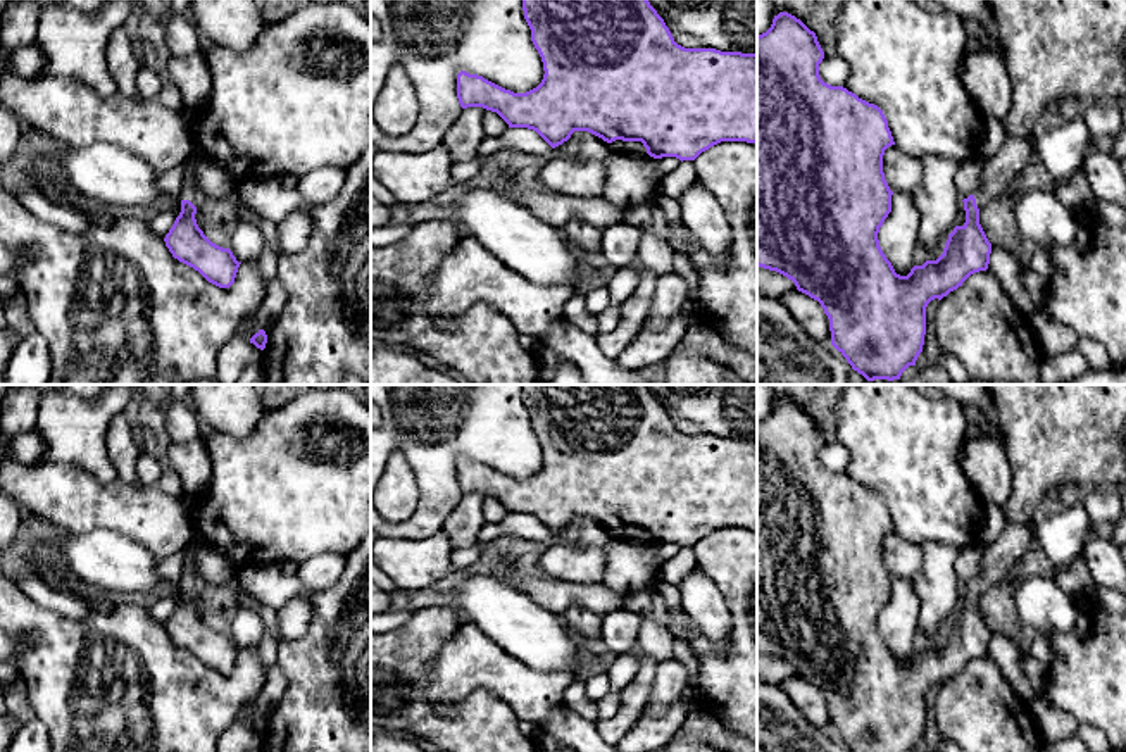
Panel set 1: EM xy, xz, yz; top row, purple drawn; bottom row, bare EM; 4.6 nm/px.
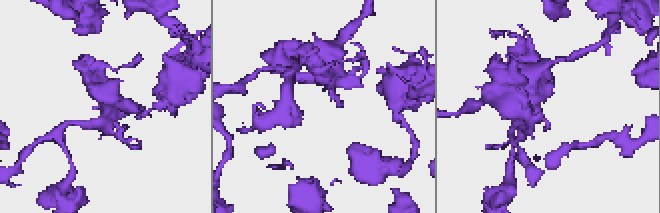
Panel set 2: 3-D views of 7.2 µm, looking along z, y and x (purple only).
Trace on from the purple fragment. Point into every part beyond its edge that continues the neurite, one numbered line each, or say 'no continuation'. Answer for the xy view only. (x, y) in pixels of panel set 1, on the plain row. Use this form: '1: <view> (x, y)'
1: xy (190, 578)

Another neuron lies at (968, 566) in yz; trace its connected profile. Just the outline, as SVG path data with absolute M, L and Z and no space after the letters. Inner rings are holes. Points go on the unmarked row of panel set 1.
M973 542L967 548L959 550L955 574L962 586L981 573L983 550L985 547L979 542Z

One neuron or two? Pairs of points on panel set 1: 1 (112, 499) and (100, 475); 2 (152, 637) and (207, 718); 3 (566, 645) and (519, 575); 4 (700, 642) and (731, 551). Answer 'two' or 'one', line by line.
1: two
2: one
3: two
4: one

